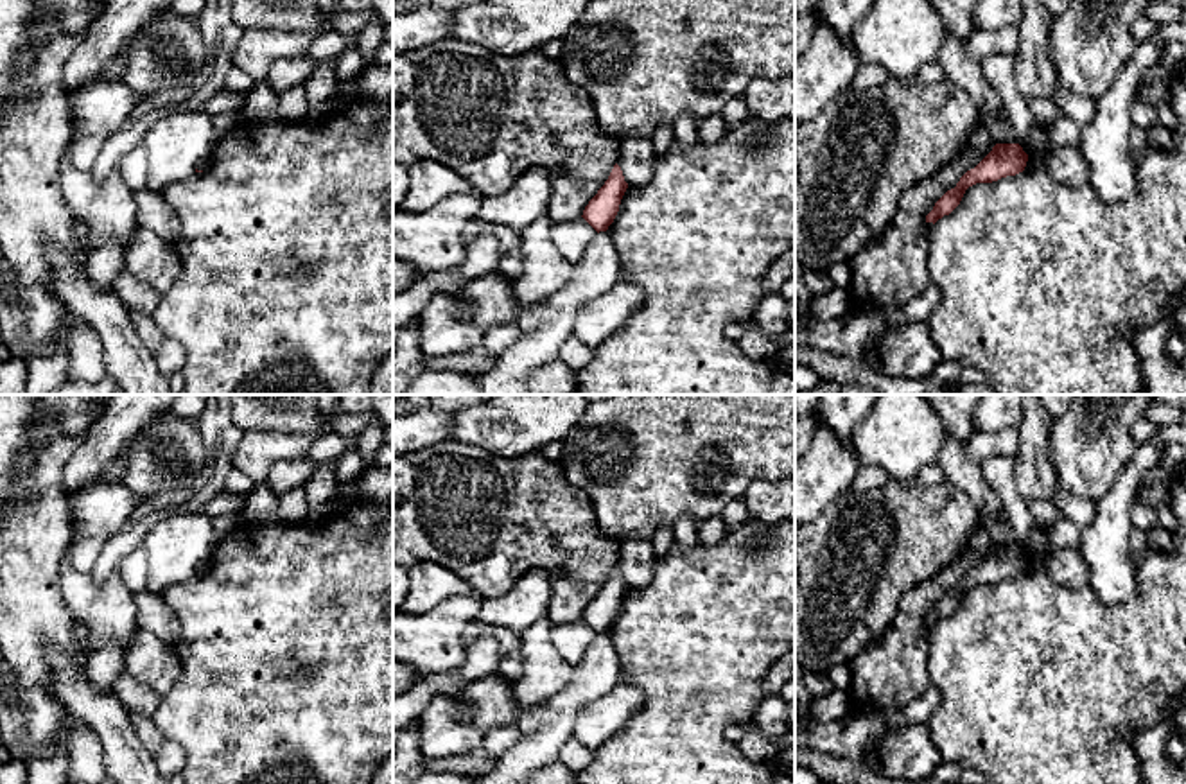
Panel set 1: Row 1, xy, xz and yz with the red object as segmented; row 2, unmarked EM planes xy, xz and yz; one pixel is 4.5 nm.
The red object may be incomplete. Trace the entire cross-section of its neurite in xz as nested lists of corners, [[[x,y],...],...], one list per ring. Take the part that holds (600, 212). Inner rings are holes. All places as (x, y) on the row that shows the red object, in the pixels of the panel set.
[[[615,163],[605,185],[589,201],[583,219],[599,233],[614,222],[621,199],[628,188],[621,167]]]

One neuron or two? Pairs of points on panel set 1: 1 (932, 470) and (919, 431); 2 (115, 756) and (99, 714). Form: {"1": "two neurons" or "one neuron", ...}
{"1": "two neurons", "2": "one neuron"}

